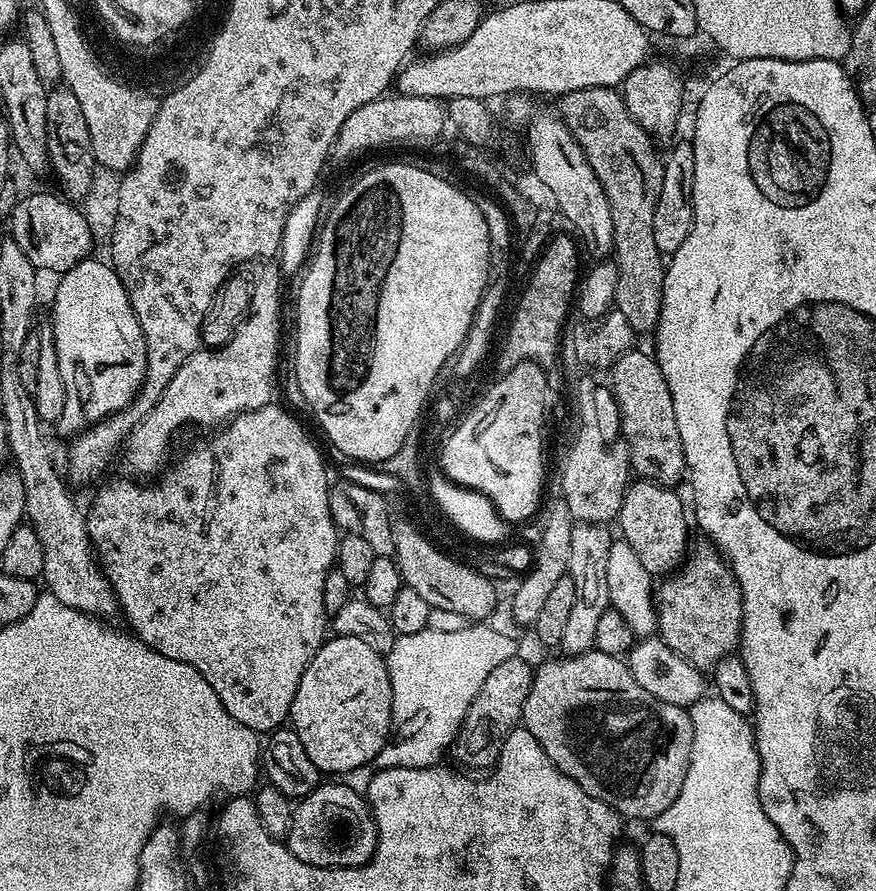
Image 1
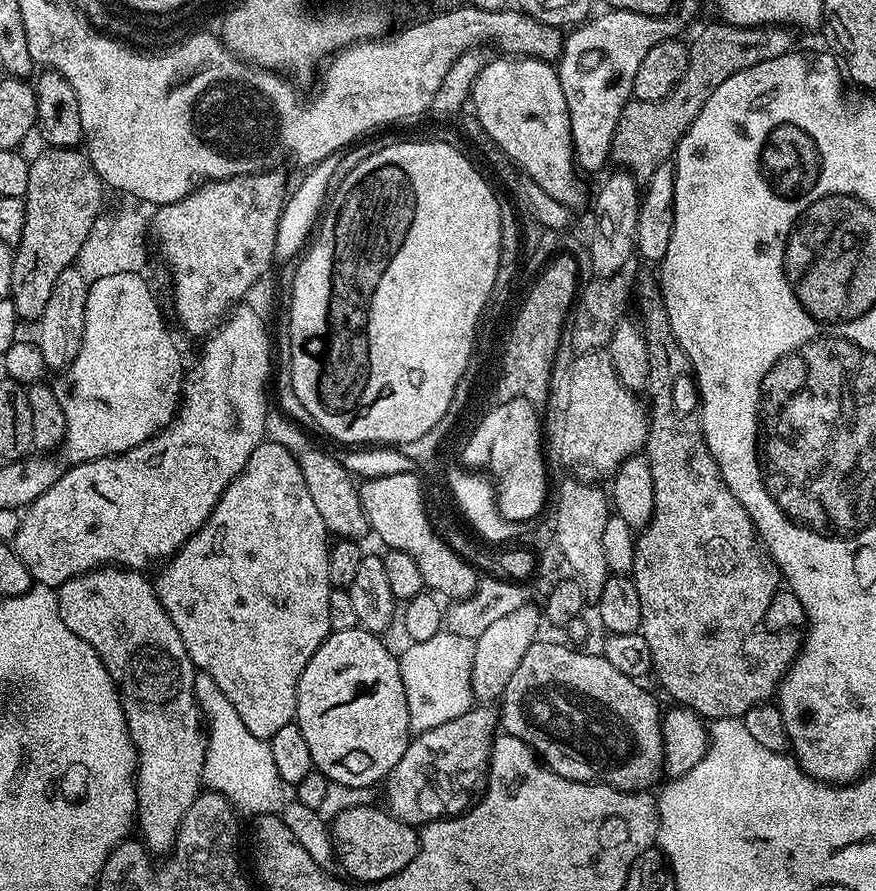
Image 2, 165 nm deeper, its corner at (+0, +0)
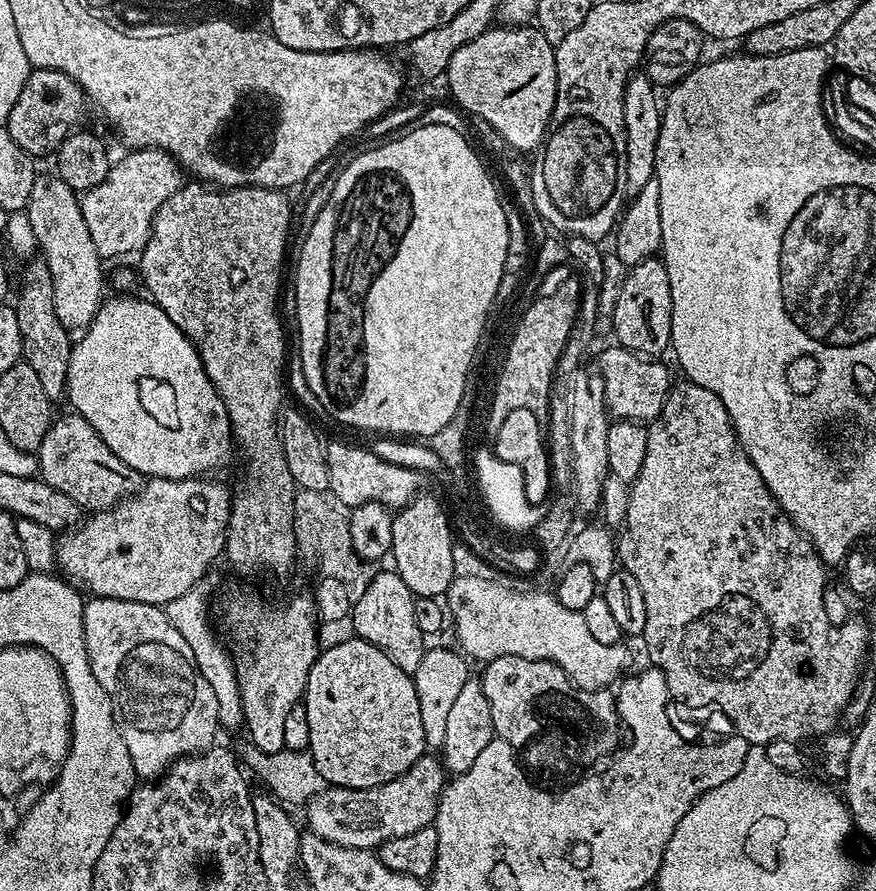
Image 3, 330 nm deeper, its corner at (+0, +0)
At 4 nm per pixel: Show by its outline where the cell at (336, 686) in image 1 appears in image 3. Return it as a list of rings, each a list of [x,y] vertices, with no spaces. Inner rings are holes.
[[[351,638],[352,640],[344,640],[341,644],[332,644],[323,649],[317,656],[314,666],[308,675],[308,681],[304,687],[302,703],[306,710],[306,718],[310,721],[310,742],[307,751],[311,753],[314,765],[318,768],[318,774],[324,782],[338,788],[369,788],[370,786],[378,786],[382,782],[390,782],[394,778],[398,778],[406,770],[410,770],[410,766],[414,766],[414,762],[418,762],[418,758],[425,755],[426,745],[424,742],[424,731],[422,730],[422,710],[418,707],[418,694],[416,693],[416,681],[409,673],[402,671],[398,666],[394,666],[394,662],[382,650],[378,650],[378,646],[374,646],[370,642],[359,638]]]

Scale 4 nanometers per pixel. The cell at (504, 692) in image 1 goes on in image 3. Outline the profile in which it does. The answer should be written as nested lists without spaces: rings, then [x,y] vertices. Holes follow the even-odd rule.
[[[425,754],[414,762],[414,766],[410,766],[410,770],[378,786],[325,787],[306,805],[307,827],[318,834],[318,838],[326,838],[338,846],[376,850],[390,838],[402,838],[402,834],[414,834],[414,830],[429,827],[436,819],[445,783],[446,769],[441,757]]]

